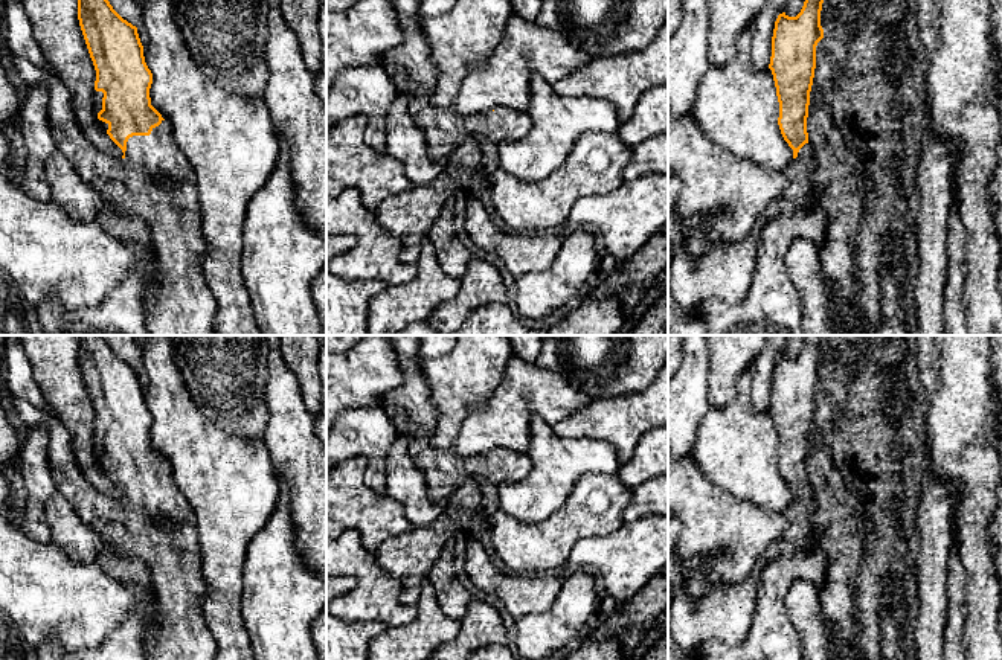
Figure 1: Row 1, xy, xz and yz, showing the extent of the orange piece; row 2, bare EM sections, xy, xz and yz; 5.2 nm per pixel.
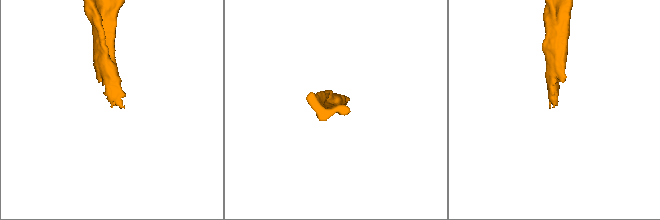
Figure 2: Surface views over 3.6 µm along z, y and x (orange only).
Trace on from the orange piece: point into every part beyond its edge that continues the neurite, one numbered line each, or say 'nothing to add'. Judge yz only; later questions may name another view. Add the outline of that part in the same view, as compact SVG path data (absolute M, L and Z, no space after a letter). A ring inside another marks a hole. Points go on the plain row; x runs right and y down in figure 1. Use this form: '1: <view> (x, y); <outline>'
1: yz (725, 613); M810 483L799 491L798 498L792 500L782 514L788 521L788 529L758 556L744 581L718 584L695 605L685 587L705 556L680 559L676 550L668 552L668 582L673 591L670 628L682 649L695 654L703 643L715 639L731 645L744 643L764 567L779 555L805 550L816 544L816 503Z

